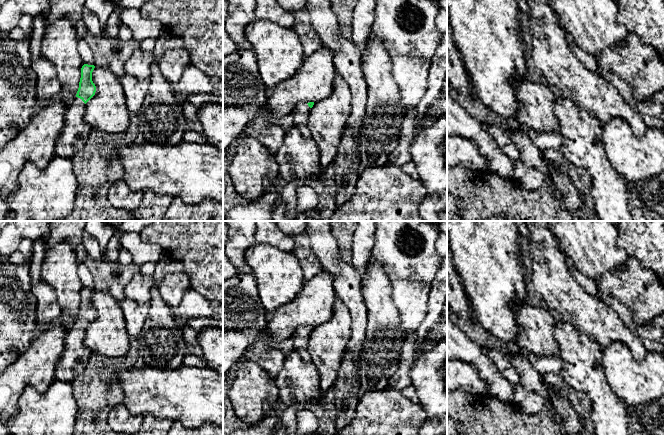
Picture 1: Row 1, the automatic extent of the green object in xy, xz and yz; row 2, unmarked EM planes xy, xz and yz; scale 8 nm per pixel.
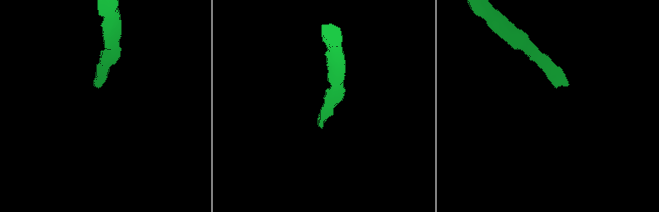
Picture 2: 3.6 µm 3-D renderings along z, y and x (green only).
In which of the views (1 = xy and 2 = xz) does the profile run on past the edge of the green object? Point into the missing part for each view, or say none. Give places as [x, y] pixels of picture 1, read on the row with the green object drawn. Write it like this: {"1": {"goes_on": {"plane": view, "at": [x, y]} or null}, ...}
{"1": {"goes_on": {"plane": "xy", "at": [75, 133]}}, "2": {"goes_on": {"plane": "xz", "at": [301, 112]}}}

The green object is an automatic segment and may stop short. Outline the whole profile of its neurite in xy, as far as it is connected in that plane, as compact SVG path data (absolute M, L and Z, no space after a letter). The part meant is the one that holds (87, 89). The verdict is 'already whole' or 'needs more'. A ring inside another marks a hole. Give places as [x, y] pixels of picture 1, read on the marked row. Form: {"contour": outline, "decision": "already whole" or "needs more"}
{"contour": "M84 64L81 68L79 88L67 106L65 123L55 144L55 155L72 159L88 141L91 127L84 121L85 104L95 95L96 86L92 81L94 65Z", "decision": "needs more"}

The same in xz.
{"contour": "M314 102L299 103L294 108L293 126L299 129L304 138L311 138L311 131L308 125L308 118L310 109L313 107Z", "decision": "needs more"}

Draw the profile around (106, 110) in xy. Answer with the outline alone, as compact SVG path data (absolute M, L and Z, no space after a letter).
M95 66L92 81L96 92L85 104L84 121L91 128L105 132L126 132L131 114L126 106L121 77L108 69Z

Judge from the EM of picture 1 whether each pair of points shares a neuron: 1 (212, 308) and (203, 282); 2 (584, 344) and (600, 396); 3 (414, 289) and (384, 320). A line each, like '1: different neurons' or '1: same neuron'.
1: different neurons
2: same neuron
3: different neurons

